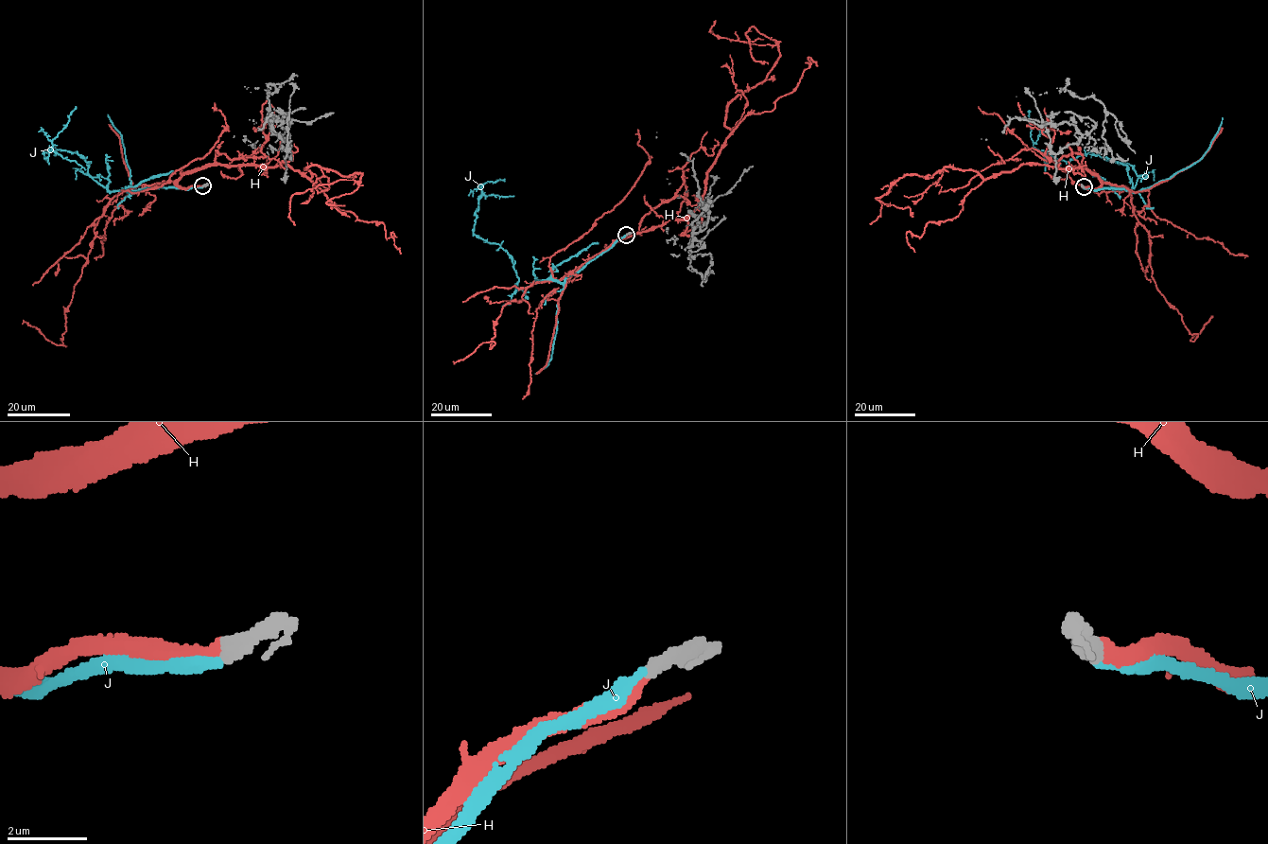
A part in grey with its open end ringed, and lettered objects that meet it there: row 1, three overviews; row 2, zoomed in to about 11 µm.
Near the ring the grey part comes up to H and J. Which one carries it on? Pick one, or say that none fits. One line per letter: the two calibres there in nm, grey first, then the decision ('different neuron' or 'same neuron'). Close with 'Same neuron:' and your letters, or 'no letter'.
H: 440/380 nm | same neuron
J: 400/280 nm | different neuron
Same neuron: H

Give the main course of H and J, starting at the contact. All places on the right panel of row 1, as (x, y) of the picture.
H: (1083, 187), (1101, 180), (1082, 167), (1020, 164), (983, 179), (946, 167), (931, 177), (894, 180), (869, 223)
J: (1083, 187), (1130, 191), (1138, 177), (1126, 164), (1091, 151), (1068, 161), (1037, 150), (1031, 138), (1029, 110)

